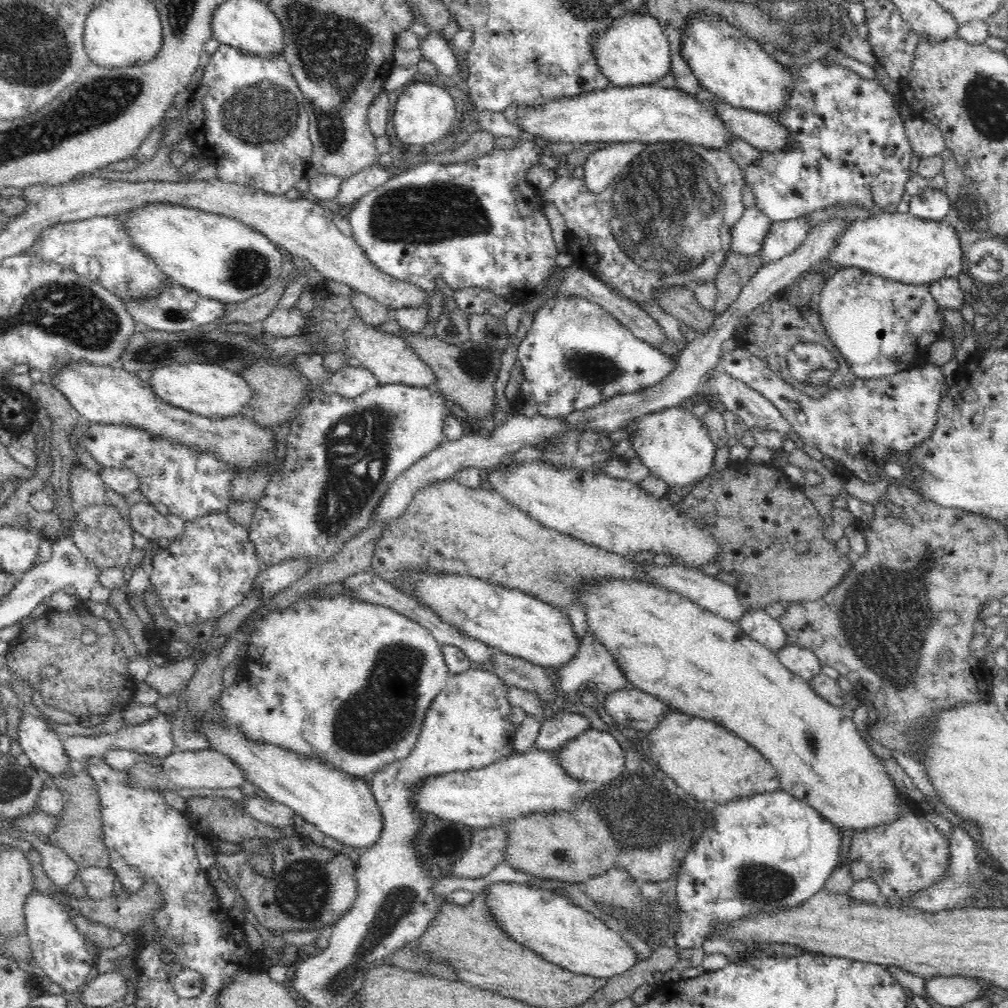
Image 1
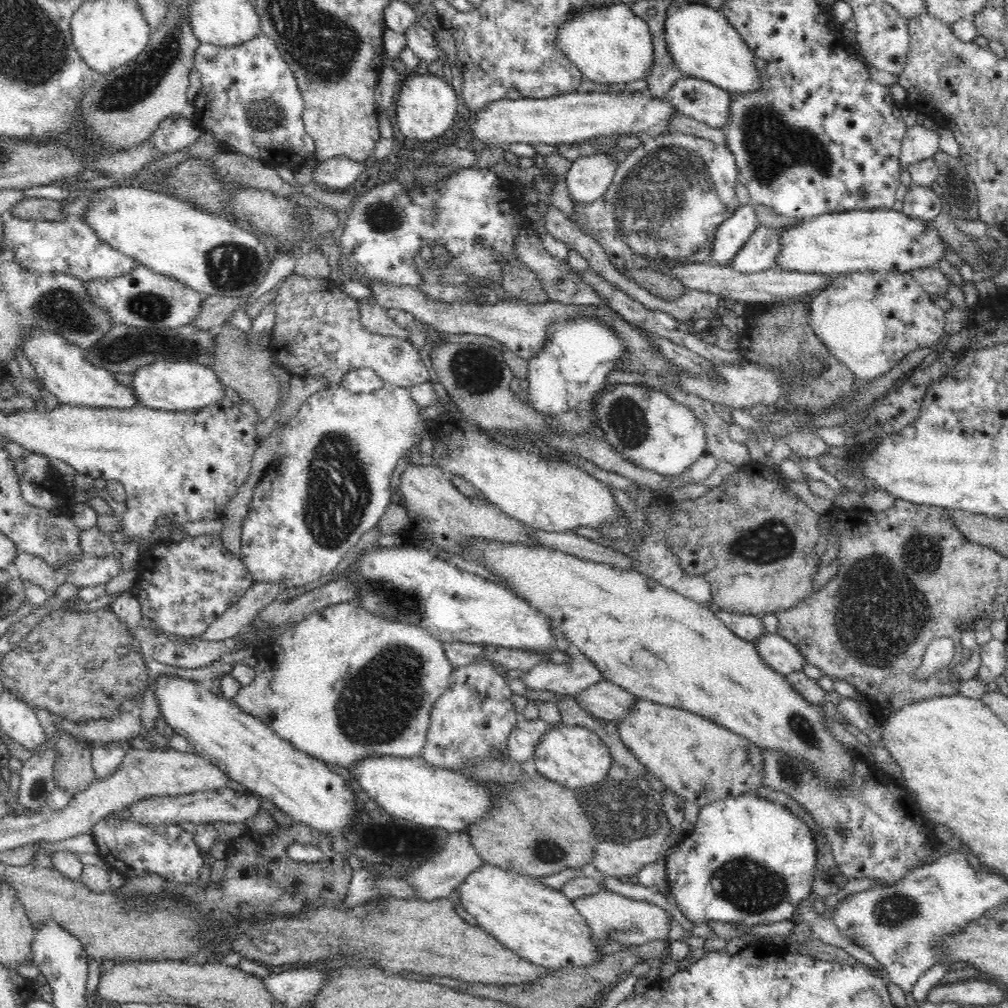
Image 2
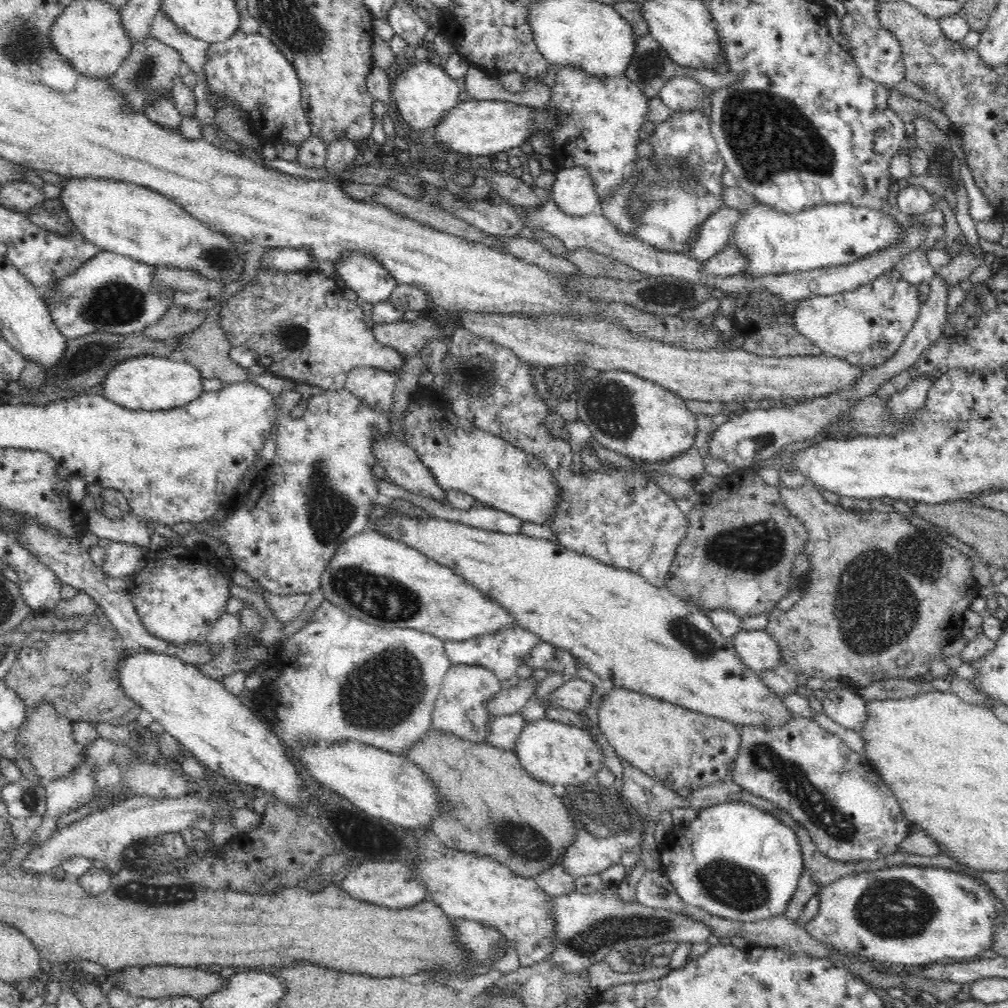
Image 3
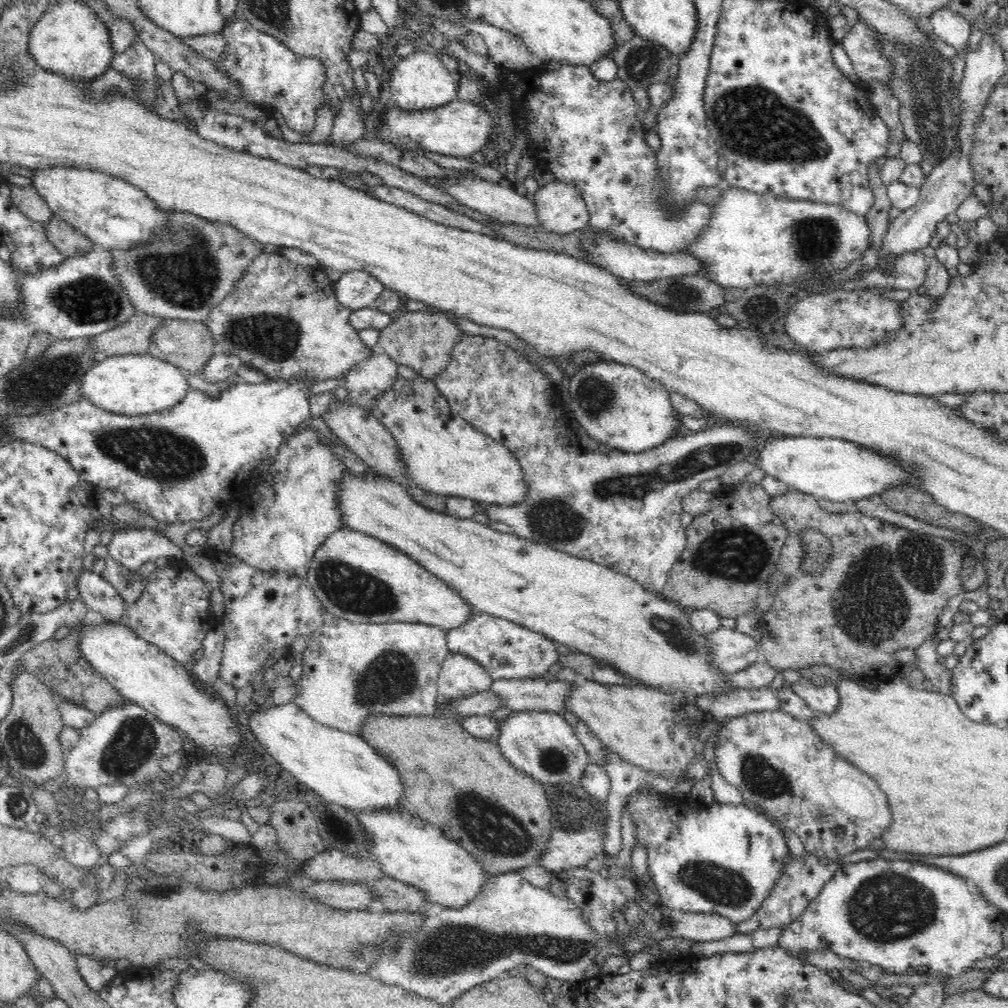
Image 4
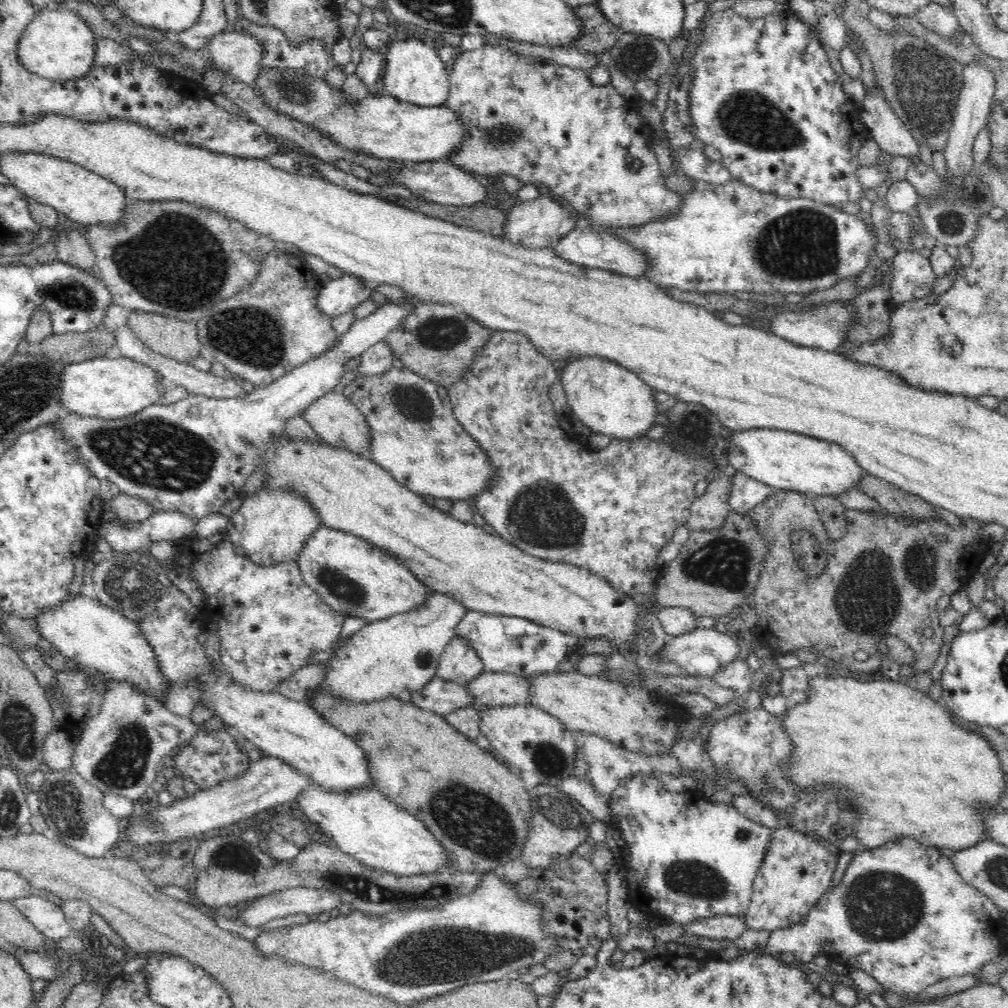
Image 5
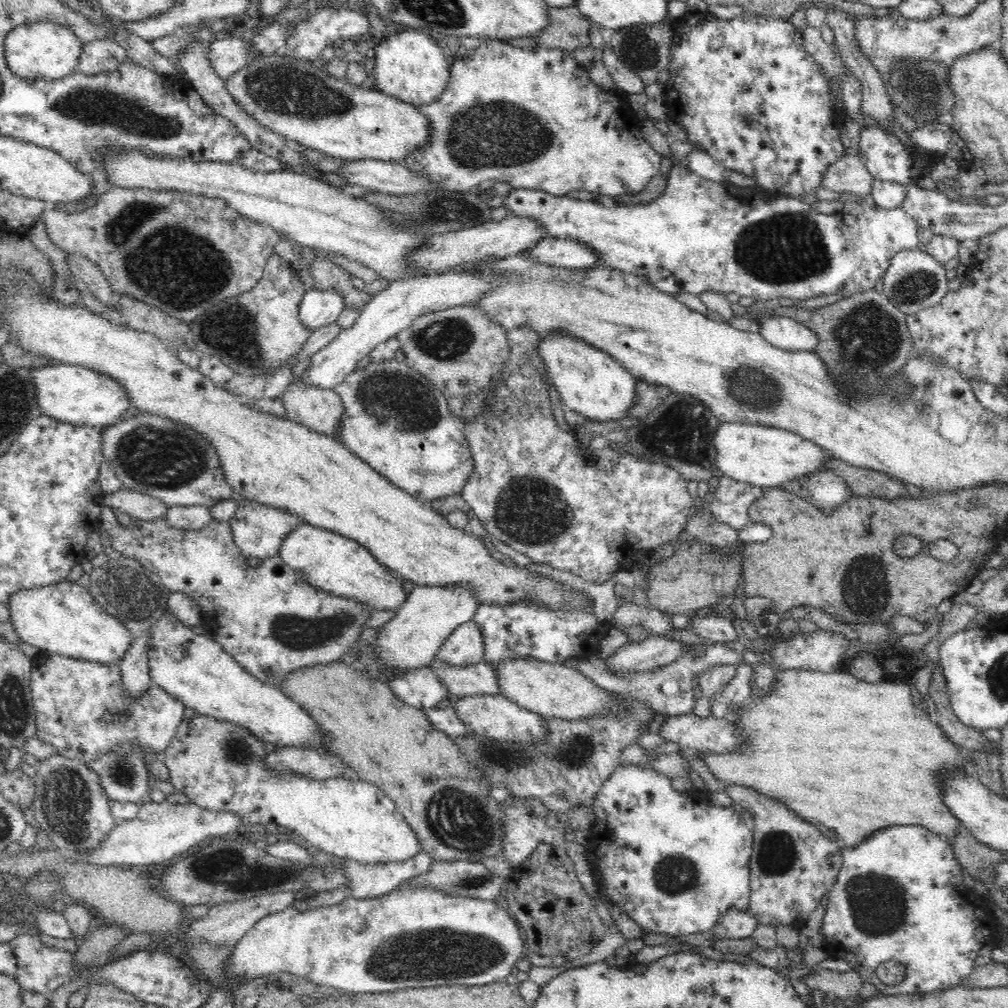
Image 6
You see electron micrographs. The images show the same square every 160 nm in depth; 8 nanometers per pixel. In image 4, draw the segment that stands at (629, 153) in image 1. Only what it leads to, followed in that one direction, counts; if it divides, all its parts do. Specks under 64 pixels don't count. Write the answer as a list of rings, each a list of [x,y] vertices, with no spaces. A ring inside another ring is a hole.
[[[547,183],[531,198],[539,224],[548,232],[570,234],[589,224],[588,207],[573,184]]]

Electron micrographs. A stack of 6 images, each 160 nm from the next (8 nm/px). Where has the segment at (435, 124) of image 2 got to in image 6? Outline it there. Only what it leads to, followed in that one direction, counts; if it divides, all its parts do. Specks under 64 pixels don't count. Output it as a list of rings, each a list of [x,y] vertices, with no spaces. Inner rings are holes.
[[[413,29],[377,36],[372,45],[375,63],[371,82],[376,90],[416,107],[439,99],[450,78],[451,59],[444,56],[438,40],[432,39],[424,30]]]

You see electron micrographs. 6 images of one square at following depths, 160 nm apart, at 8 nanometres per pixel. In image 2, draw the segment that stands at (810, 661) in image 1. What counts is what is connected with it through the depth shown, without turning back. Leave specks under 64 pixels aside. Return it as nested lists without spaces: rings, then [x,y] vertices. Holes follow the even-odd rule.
[[[764,633],[751,642],[757,649],[762,660],[776,672],[784,675],[802,671],[807,664],[798,648],[778,633]]]

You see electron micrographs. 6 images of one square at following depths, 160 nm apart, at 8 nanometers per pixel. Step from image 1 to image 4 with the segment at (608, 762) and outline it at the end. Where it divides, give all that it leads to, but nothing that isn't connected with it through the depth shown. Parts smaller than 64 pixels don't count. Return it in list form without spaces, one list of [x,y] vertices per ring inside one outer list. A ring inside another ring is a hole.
[[[513,711],[501,721],[497,745],[512,766],[544,786],[578,785],[589,754],[563,714],[546,711]]]

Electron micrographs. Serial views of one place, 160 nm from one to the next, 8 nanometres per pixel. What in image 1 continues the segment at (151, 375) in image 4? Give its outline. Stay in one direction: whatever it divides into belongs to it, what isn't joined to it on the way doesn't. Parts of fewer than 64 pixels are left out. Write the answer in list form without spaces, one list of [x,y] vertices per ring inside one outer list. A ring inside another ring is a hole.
[[[182,363],[157,367],[149,380],[154,393],[166,404],[185,409],[208,418],[230,418],[240,415],[246,405],[252,404],[254,392],[239,373],[216,364]]]

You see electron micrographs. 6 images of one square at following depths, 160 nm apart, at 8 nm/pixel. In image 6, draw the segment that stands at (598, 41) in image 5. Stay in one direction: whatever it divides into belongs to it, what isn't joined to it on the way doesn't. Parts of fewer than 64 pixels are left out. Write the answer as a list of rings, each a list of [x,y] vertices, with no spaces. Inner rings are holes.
[[[572,5],[564,8],[549,8],[550,28],[533,36],[541,47],[556,47],[576,54],[579,48],[590,45],[590,28],[596,26]]]

